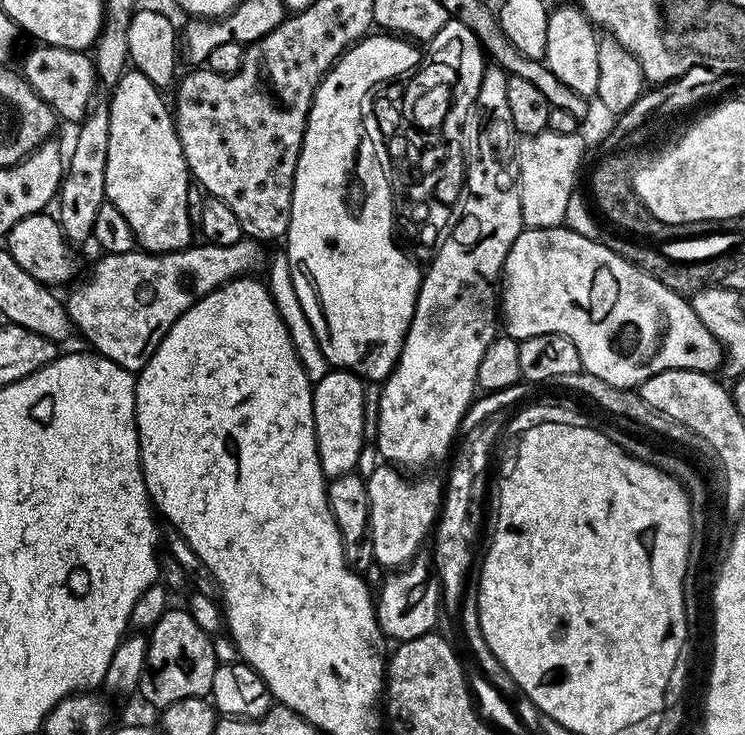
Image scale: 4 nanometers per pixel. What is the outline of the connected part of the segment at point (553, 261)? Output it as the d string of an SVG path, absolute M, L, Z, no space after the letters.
M566 226L524 228L510 246L510 254L506 258L502 273L502 328L507 335L513 336L519 341L534 338L538 334L562 334L566 338L570 338L570 342L574 342L574 346L578 346L580 366L583 371L594 374L594 378L602 378L602 382L610 382L610 386L633 390L639 389L640 384L646 382L646 378L671 368L689 368L695 372L715 373L723 365L725 358L724 348L718 342L718 338L714 338L714 334L710 334L710 330L706 330L706 326L702 326L698 314L694 314L691 303L681 293L670 290L662 282L655 280L648 272L635 268L630 262L626 262L626 258L622 258L614 250L610 250L600 243L599 239L571 232Z

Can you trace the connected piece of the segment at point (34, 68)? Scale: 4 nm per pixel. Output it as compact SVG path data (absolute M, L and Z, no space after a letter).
M53 44L36 46L24 60L22 75L24 81L38 94L38 98L49 104L61 121L79 122L93 107L92 95L98 89L98 77L93 57L87 51L75 52Z

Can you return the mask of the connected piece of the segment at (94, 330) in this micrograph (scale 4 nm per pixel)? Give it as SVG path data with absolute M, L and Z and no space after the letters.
M241 238L234 242L234 246L214 246L207 242L198 244L183 248L180 252L153 254L133 250L126 254L101 255L92 273L66 296L66 307L73 329L77 333L81 332L99 355L110 358L127 372L139 374L162 342L168 327L178 322L180 315L190 310L190 306L194 306L199 297L221 288L230 280L255 273L255 268L264 260L264 252L260 249L263 247L251 238Z

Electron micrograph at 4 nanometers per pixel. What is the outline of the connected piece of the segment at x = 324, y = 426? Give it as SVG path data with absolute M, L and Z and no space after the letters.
M329 370L312 385L312 409L318 458L325 477L341 476L356 471L359 452L364 448L365 381L354 372Z

